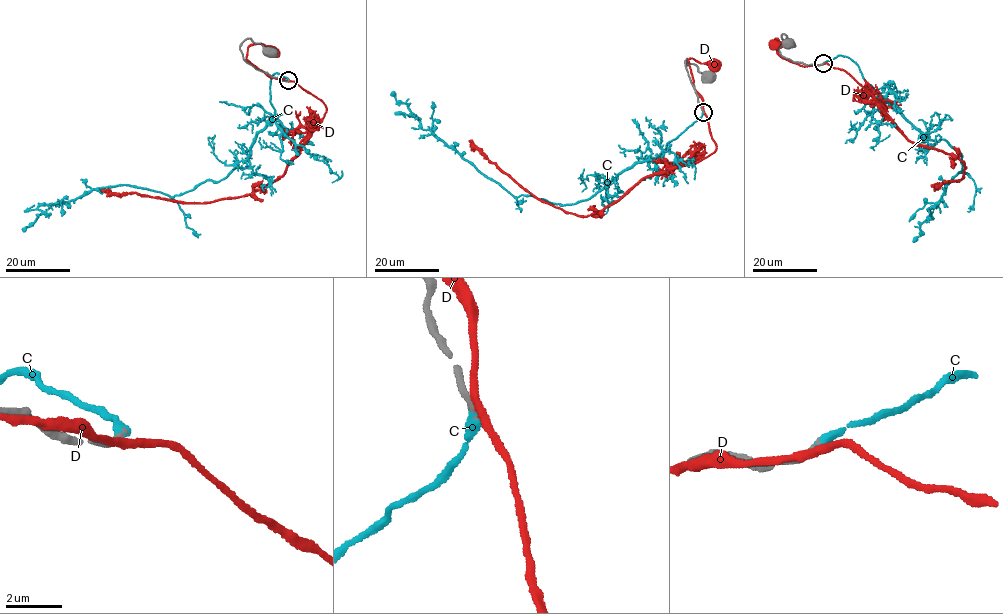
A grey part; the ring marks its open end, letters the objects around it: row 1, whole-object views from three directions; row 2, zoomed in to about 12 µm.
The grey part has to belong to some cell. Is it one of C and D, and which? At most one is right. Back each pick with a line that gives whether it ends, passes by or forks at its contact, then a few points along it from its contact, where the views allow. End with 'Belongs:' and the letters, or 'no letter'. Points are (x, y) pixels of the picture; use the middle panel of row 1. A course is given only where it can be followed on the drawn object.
C: It ends there. Its course: (703, 111), (658, 156), (638, 162), (590, 198), (553, 204), (531, 195), (514, 197), (421, 128), (391, 91)
Belongs: C

